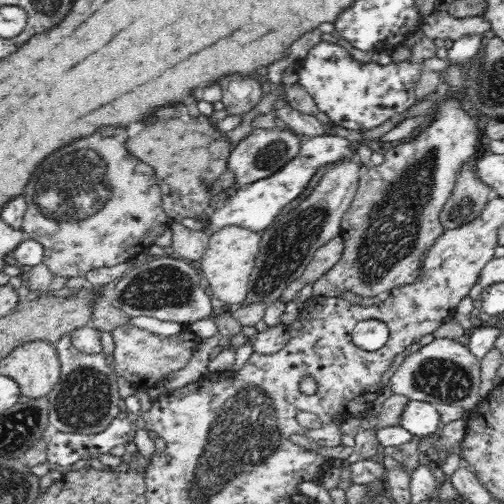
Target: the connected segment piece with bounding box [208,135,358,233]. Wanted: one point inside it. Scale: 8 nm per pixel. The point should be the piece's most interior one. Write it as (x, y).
(254, 207)

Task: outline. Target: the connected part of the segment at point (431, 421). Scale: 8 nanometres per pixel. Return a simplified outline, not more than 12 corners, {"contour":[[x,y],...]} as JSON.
{"contour":[[409,400],[399,425],[423,438],[438,431],[432,403]]}

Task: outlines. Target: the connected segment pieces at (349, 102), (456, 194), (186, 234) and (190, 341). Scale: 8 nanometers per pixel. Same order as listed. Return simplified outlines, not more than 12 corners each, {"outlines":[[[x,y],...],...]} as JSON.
{"outlines":[[[320,42],[295,69],[332,124],[365,130],[415,103],[422,64]],[[464,162],[444,213],[448,231],[472,222],[491,190]],[[171,222],[174,255],[196,264],[210,234]],[[126,323],[111,330],[113,369],[152,388],[188,364],[199,341]]]}

